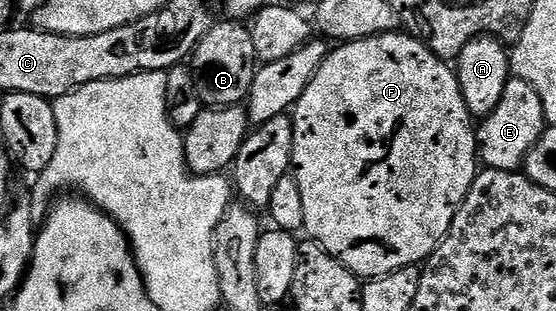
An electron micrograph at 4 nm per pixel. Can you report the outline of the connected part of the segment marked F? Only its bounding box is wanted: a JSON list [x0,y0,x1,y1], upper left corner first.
[292,31,480,279]

